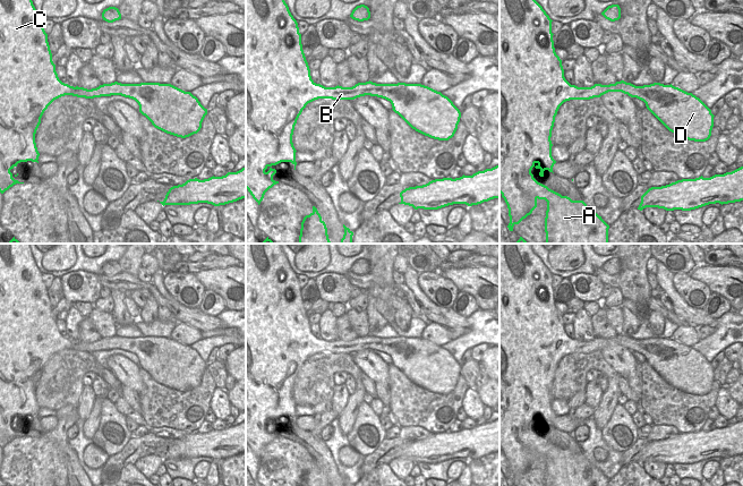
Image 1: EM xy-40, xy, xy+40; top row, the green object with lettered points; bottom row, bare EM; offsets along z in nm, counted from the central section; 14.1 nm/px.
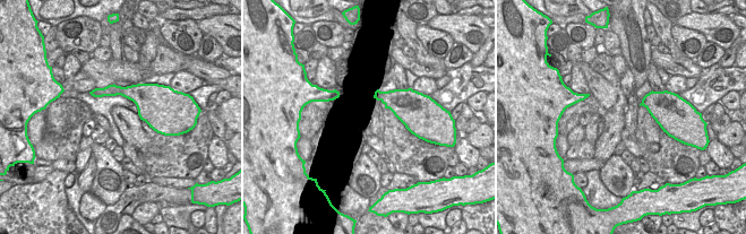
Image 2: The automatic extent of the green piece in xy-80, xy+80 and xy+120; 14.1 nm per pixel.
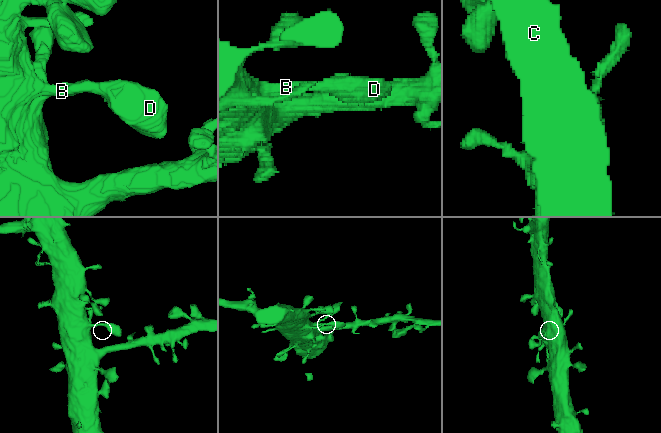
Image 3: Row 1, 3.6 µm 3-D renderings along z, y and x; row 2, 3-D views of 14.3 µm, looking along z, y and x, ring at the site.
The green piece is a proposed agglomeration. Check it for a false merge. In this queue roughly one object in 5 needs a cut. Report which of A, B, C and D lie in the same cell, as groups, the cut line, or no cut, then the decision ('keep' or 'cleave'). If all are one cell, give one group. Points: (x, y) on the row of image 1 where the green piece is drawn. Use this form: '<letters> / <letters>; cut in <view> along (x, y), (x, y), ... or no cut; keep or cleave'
A B C D; no cut; keep

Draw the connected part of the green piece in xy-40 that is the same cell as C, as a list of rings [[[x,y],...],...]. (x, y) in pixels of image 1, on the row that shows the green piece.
[[[0,0],[0,193],[1,194],[3,194],[6,190],[8,190],[10,187],[12,187],[16,184],[24,184],[24,182],[19,182],[18,180],[15,180],[12,178],[14,174],[10,172],[10,170],[14,169],[15,167],[17,167],[18,163],[27,162],[27,161],[39,163],[37,160],[39,160],[40,153],[37,151],[36,143],[35,143],[35,134],[41,123],[41,118],[42,118],[44,111],[48,109],[48,106],[54,100],[57,100],[61,96],[65,96],[65,95],[72,95],[72,96],[85,97],[85,99],[121,95],[125,97],[133,99],[138,103],[139,112],[143,116],[145,116],[155,128],[157,128],[166,134],[170,134],[170,135],[173,135],[177,137],[181,137],[181,138],[186,138],[194,134],[197,134],[202,128],[202,122],[203,122],[205,116],[207,114],[207,109],[205,109],[200,104],[200,102],[198,101],[198,99],[196,96],[194,96],[190,92],[185,92],[171,84],[160,84],[160,83],[121,84],[121,83],[114,82],[111,84],[100,85],[96,88],[87,89],[87,88],[78,87],[78,86],[74,87],[68,84],[62,83],[58,77],[58,74],[55,71],[55,65],[52,61],[52,53],[51,53],[50,45],[48,42],[48,34],[45,33],[45,31],[42,26],[42,19],[39,16],[39,14],[36,12],[33,1],[32,0]]]

